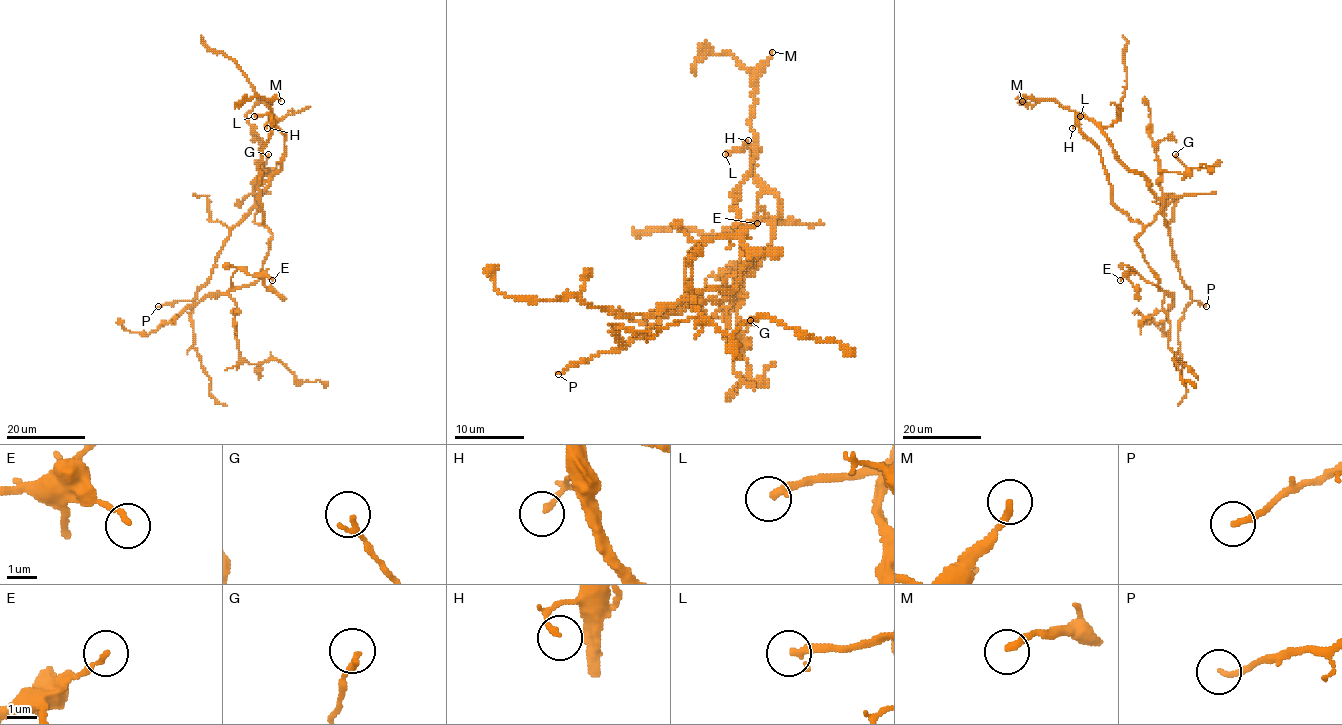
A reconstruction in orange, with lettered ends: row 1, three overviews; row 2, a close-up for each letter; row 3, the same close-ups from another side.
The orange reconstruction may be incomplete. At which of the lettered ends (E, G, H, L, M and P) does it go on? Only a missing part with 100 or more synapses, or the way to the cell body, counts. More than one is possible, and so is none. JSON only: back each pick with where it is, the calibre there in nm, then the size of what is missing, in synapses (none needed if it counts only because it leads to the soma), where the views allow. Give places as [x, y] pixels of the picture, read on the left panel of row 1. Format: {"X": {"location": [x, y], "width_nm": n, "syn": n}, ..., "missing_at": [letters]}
{"M": {"location": [281, 101], "width_nm": 200}, "missing_at": ["M"]}

